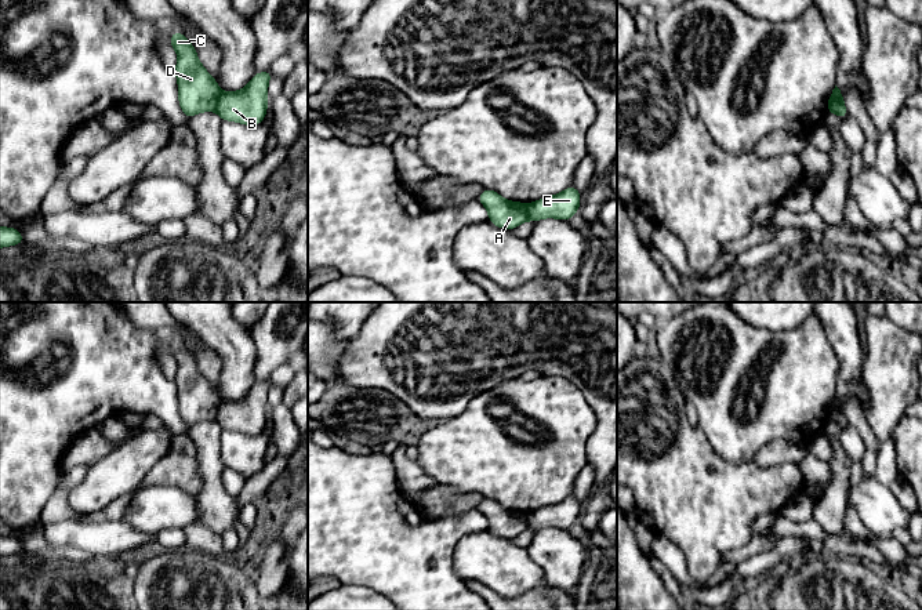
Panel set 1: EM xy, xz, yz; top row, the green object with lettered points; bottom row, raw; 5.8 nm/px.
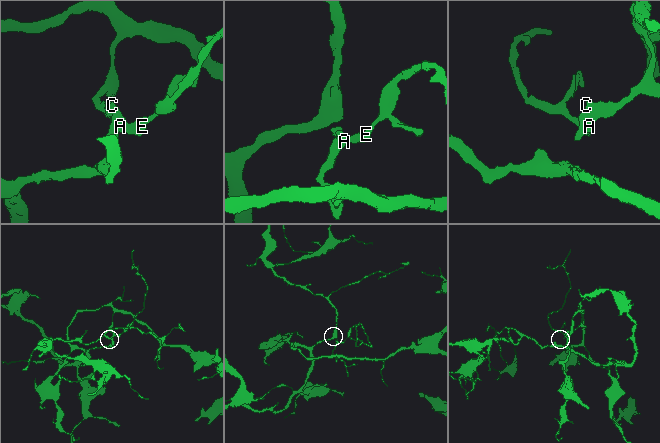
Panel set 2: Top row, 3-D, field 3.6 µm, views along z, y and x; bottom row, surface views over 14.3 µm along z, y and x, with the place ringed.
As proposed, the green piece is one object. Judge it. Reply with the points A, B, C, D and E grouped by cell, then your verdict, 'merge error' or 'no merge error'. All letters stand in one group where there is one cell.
A C D / B E; merge error

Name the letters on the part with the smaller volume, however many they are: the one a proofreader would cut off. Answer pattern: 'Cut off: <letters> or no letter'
Cut off: B, E

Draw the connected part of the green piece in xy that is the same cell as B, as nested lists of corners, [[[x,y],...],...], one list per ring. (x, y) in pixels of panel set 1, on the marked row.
[[[269,70],[258,72],[243,90],[221,92],[215,106],[221,120],[230,120],[246,126],[262,123],[269,101],[268,83],[272,77]]]

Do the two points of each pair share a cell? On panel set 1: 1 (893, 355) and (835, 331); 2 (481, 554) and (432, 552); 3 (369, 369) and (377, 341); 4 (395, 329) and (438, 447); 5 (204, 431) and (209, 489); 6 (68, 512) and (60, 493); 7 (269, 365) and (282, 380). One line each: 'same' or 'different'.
1: different
2: different
3: same
4: different
5: same
6: same
7: different

